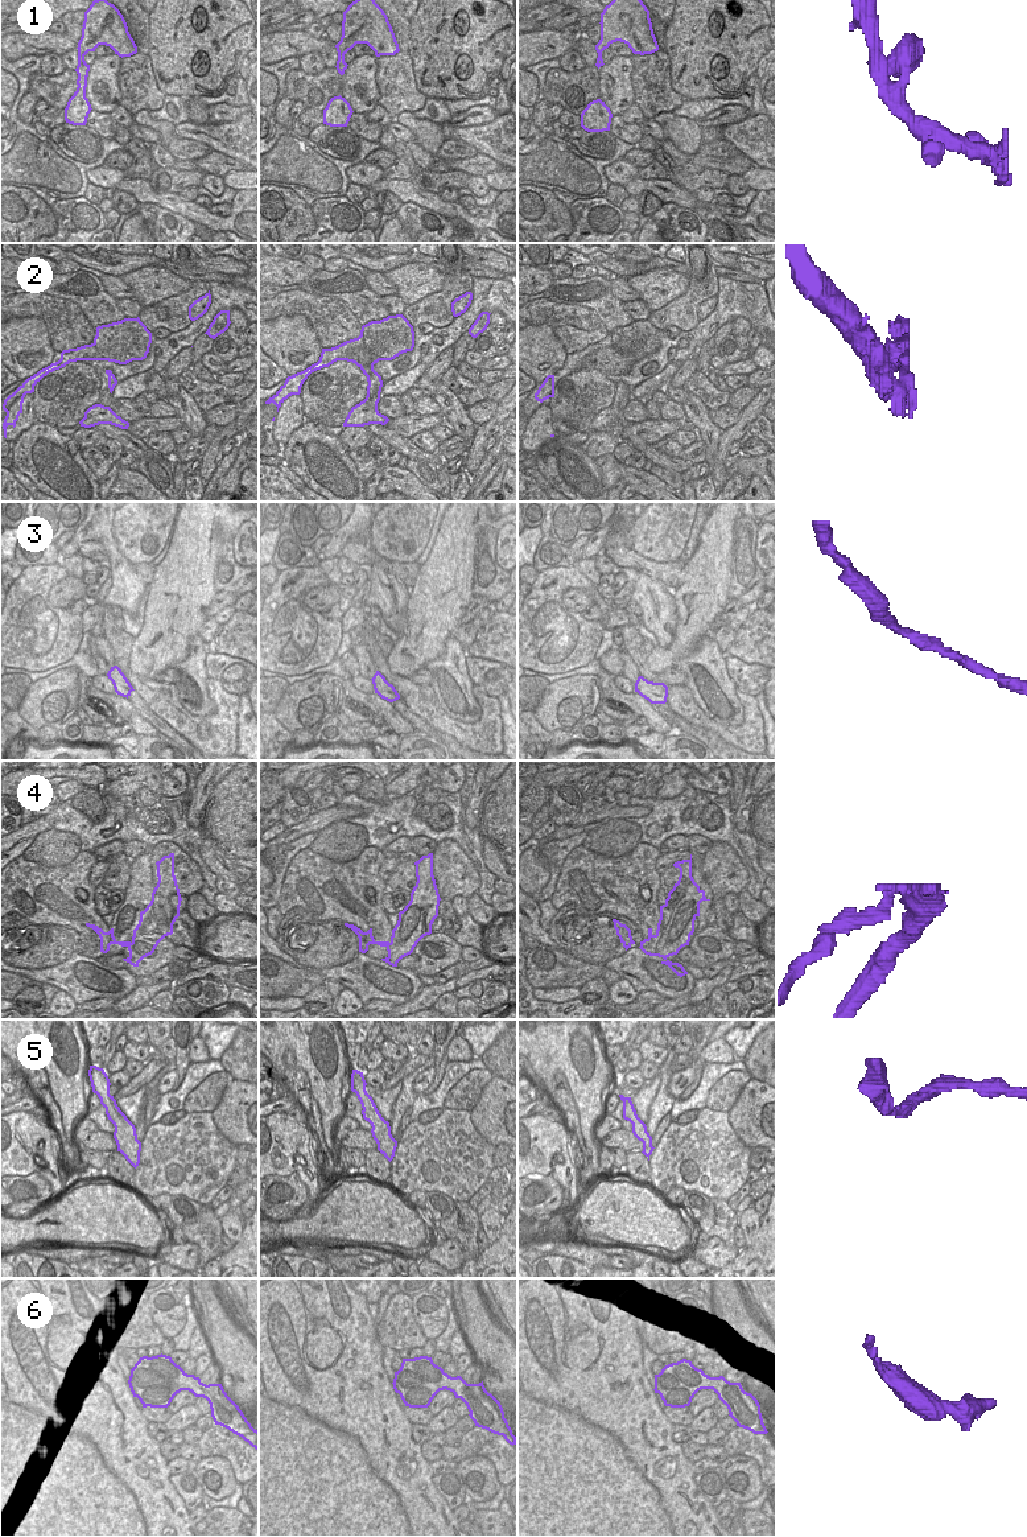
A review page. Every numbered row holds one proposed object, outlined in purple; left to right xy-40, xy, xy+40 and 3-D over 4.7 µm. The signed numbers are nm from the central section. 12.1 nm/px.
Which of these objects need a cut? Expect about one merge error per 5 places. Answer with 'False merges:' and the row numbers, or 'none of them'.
False merges: 4

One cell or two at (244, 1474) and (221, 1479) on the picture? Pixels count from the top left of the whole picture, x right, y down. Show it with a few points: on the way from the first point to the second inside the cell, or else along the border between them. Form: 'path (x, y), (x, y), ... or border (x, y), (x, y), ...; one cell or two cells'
border (210, 1457), (223, 1457), (238, 1482); two cells

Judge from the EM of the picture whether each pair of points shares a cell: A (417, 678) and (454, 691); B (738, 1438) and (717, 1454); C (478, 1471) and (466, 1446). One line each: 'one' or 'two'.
A: two
B: two
C: two

